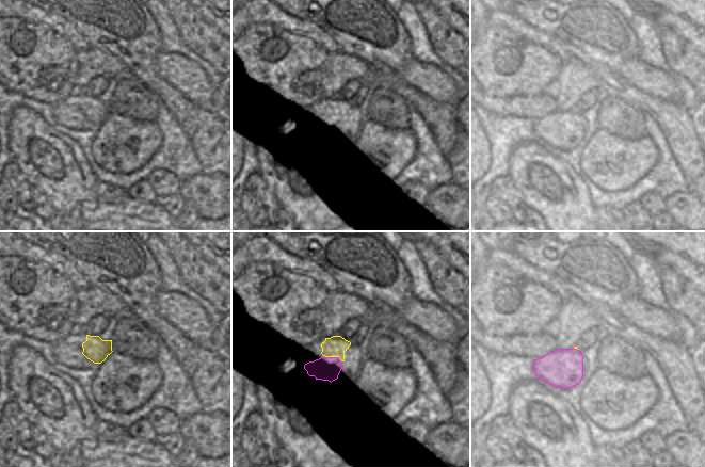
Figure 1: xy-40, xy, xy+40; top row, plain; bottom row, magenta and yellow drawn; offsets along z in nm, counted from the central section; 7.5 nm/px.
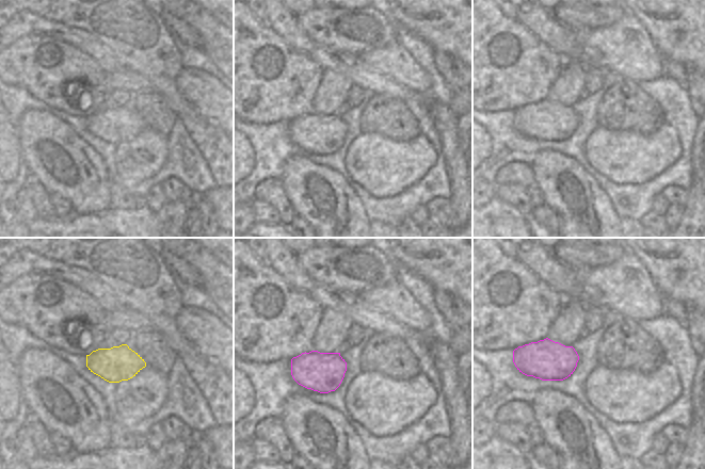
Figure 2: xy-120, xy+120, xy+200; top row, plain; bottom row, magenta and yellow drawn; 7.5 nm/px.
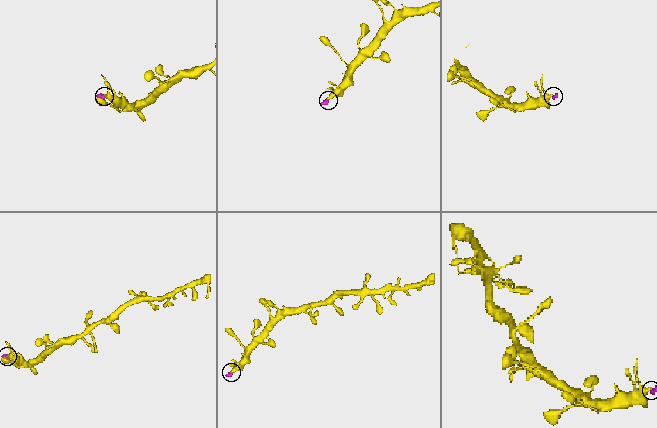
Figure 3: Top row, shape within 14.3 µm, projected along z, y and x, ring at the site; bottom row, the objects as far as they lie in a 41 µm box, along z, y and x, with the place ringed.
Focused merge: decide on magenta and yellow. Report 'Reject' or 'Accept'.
Accept

